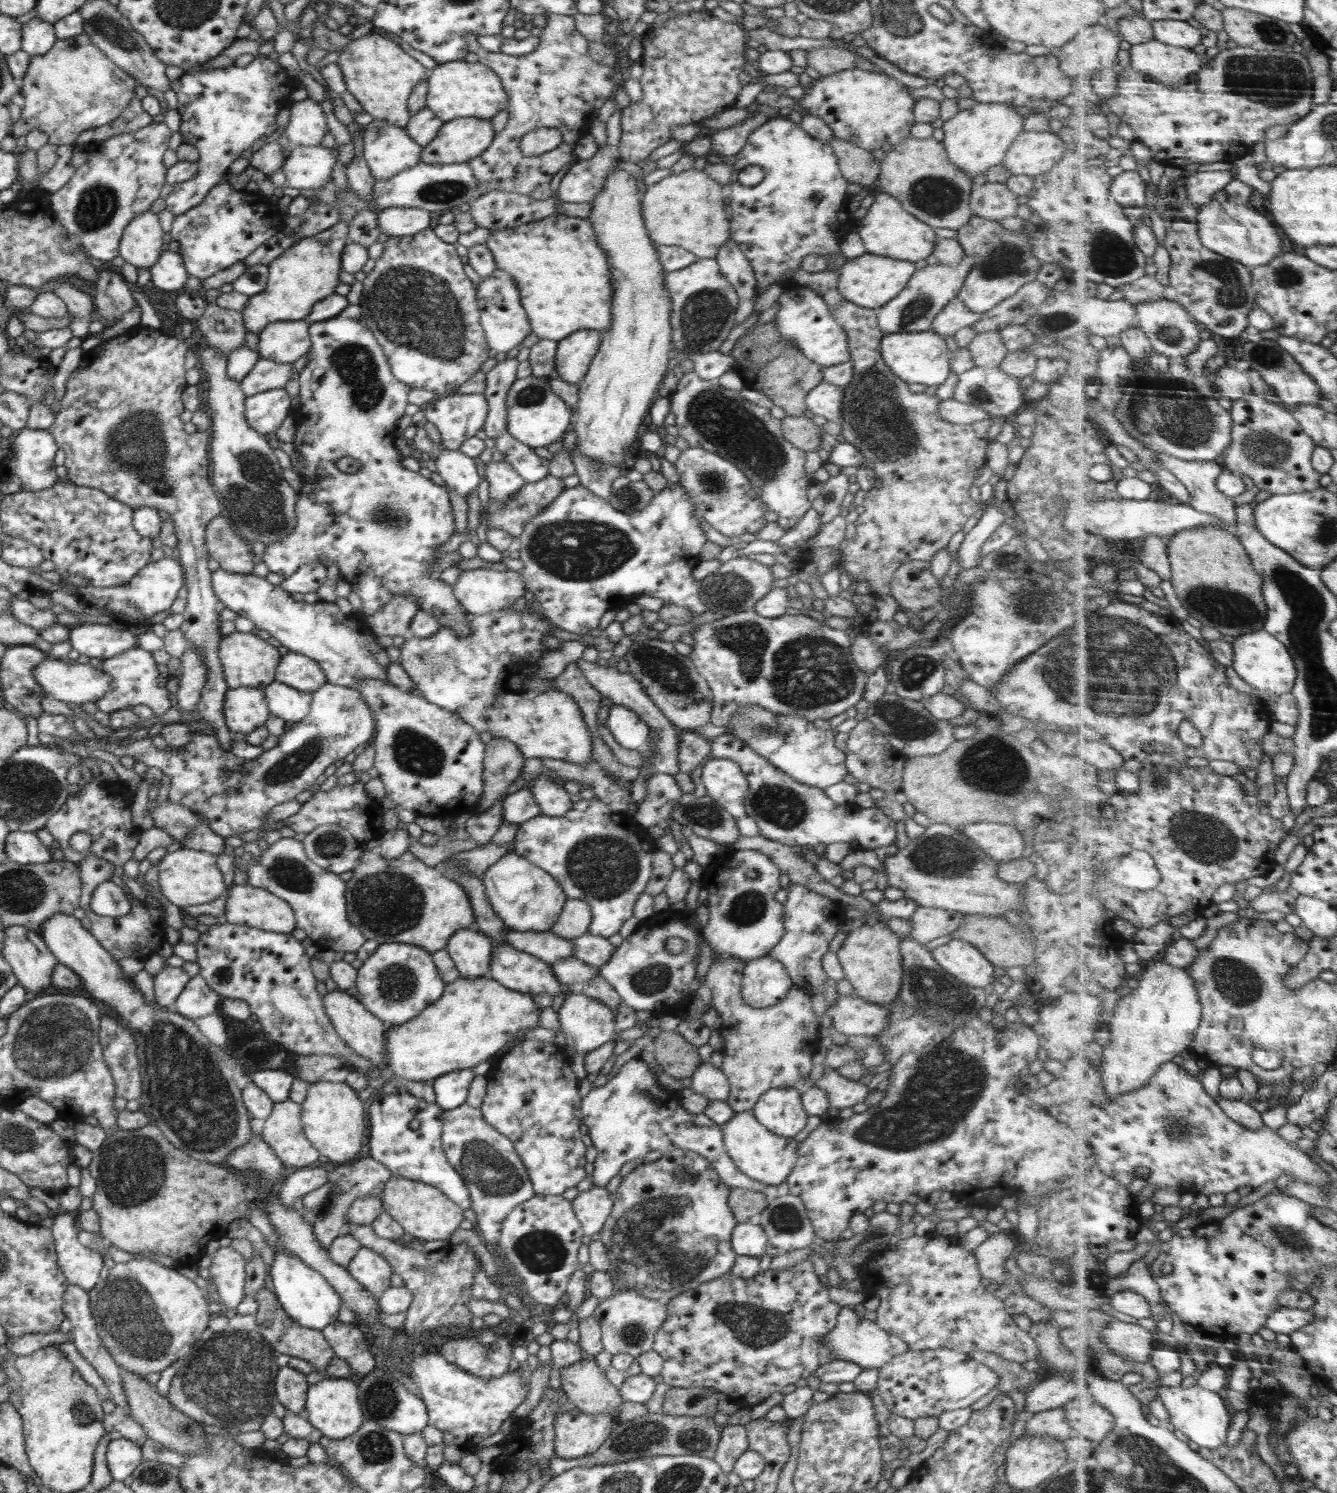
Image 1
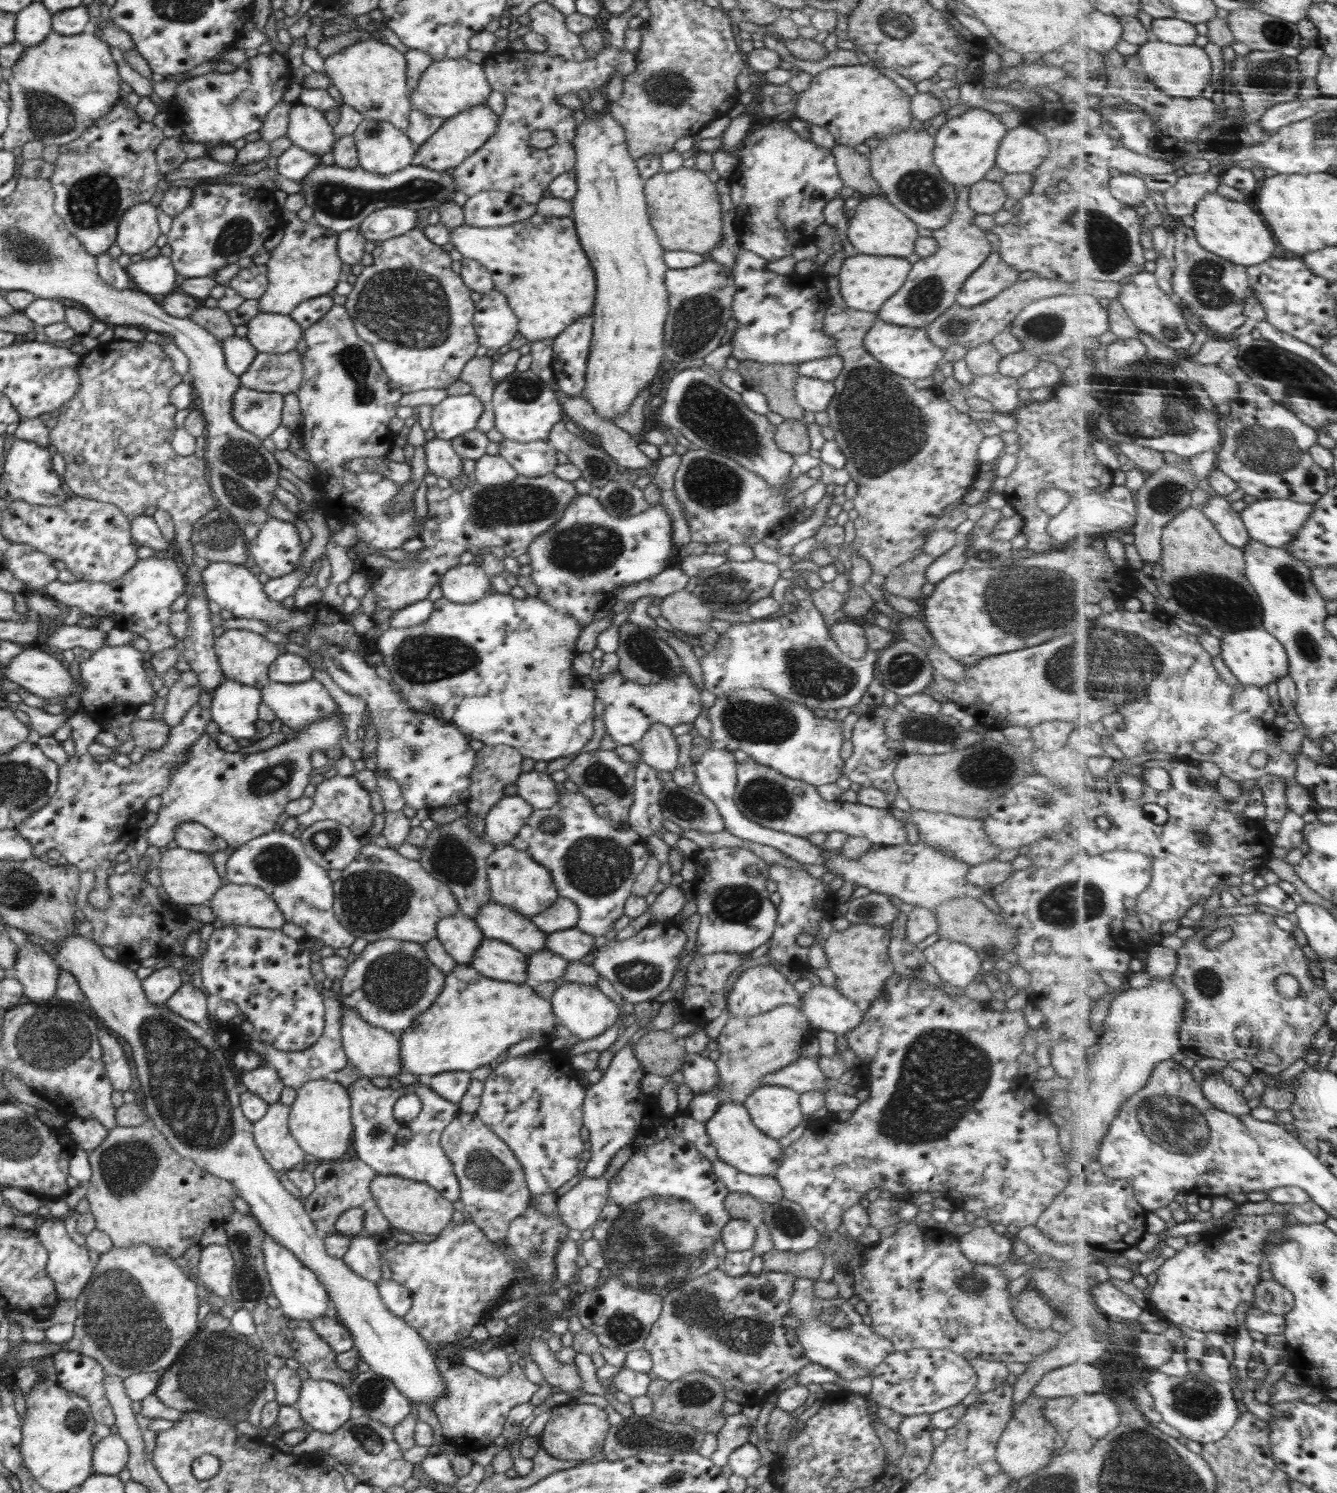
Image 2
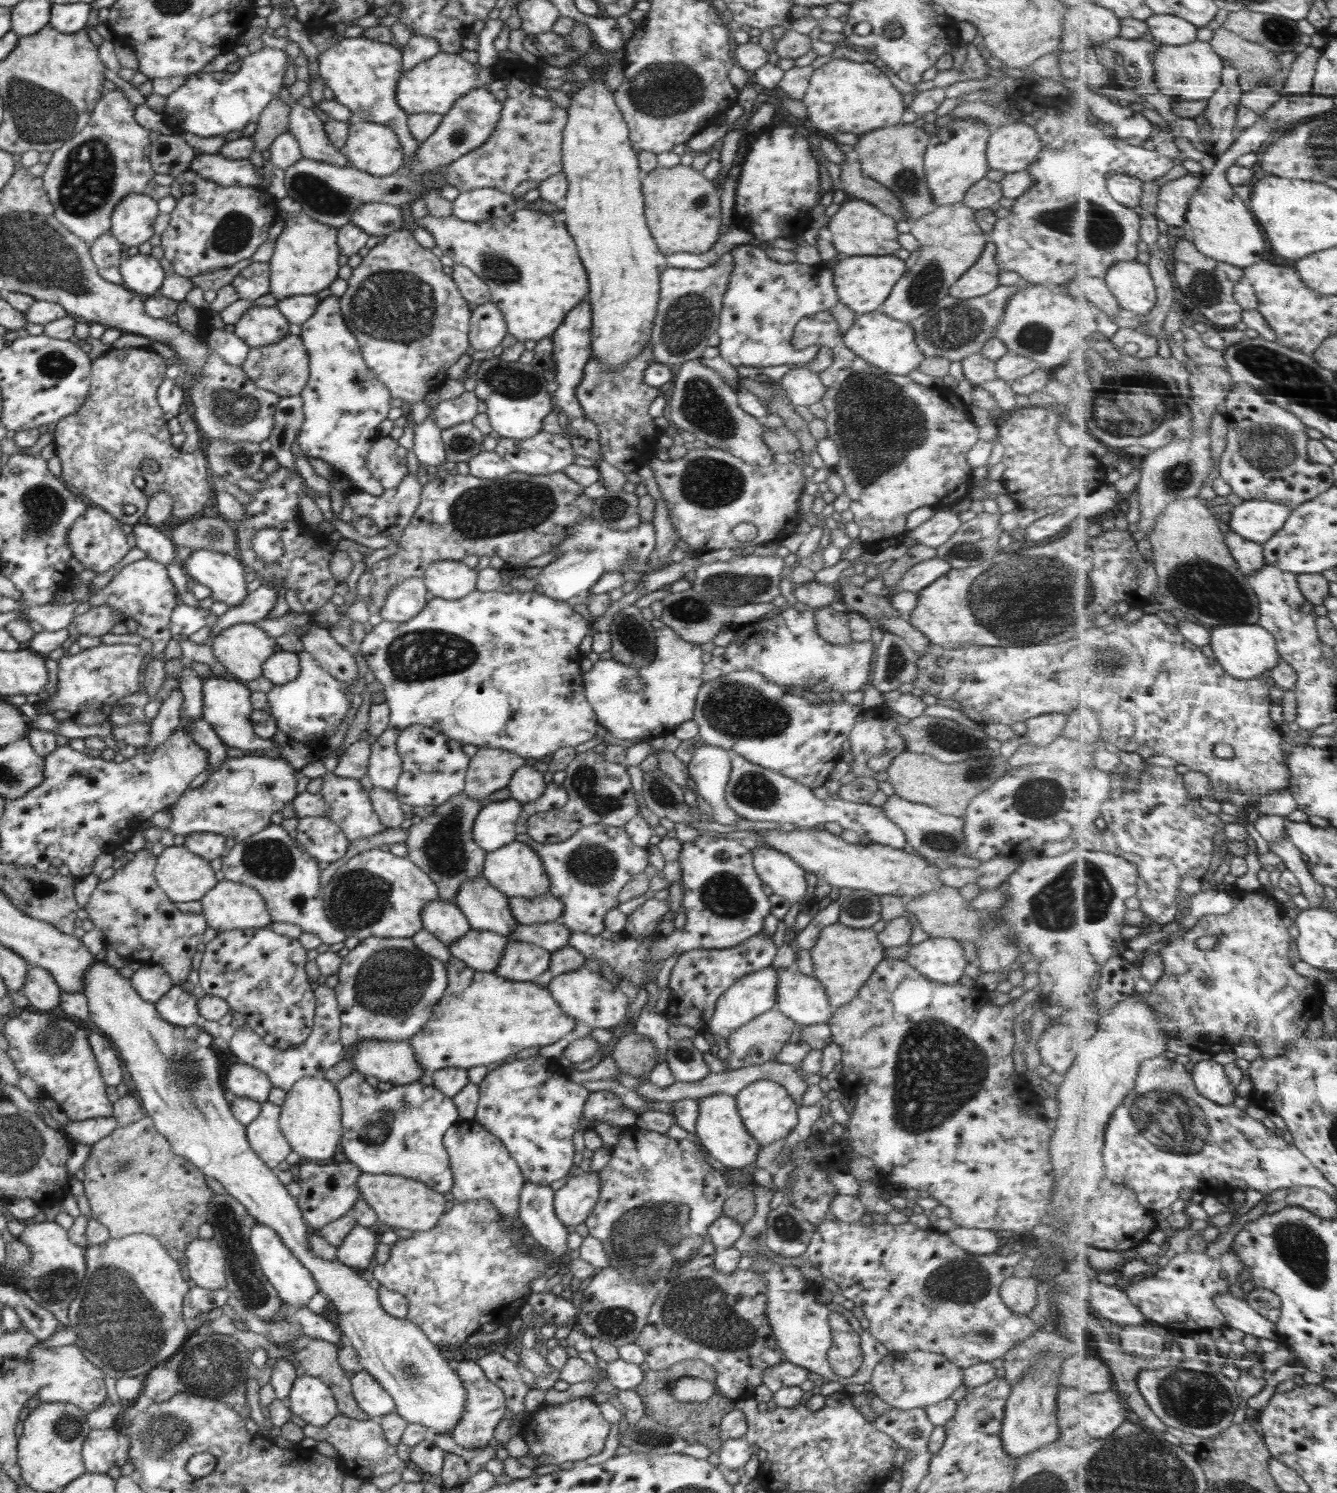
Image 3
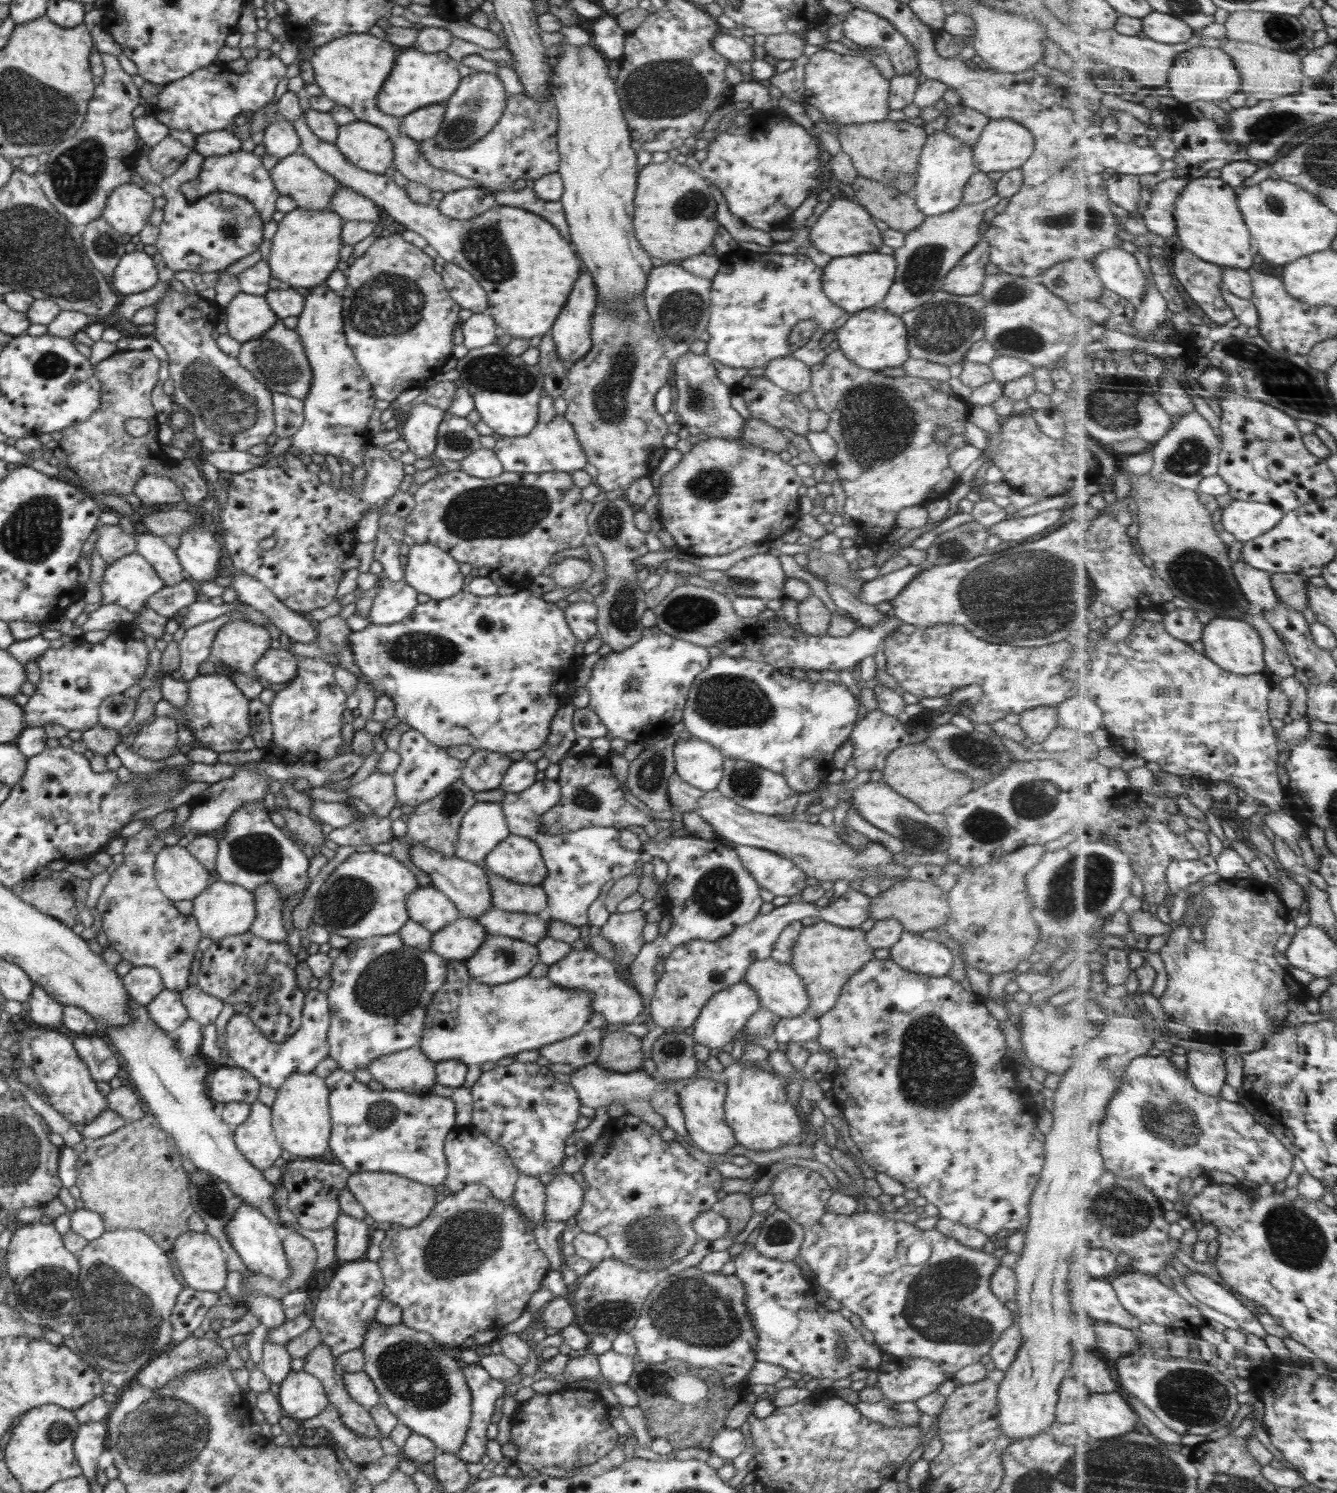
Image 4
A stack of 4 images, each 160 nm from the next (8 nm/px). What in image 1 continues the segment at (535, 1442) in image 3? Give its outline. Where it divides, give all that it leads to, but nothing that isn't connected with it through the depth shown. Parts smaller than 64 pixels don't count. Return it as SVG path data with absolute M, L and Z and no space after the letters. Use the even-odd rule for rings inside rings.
M571 1408L554 1419L554 1450L558 1458L589 1455L608 1438L615 1420L608 1413L589 1415Z

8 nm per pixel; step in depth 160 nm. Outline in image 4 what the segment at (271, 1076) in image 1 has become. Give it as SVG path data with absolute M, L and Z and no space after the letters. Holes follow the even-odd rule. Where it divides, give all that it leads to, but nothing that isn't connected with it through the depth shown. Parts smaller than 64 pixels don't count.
M223 1064L212 1068L206 1076L206 1089L210 1100L220 1106L224 1103L244 1102L248 1105L258 1101L260 1081L247 1070Z

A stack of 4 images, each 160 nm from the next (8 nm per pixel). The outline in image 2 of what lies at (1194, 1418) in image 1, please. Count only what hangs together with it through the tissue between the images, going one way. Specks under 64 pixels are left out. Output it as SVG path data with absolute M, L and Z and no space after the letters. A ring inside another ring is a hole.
M1156 1369L1150 1374L1148 1380L1147 1389L1154 1396L1156 1408L1163 1414L1164 1421L1175 1427L1184 1436L1198 1441L1202 1445L1222 1440L1243 1415L1238 1408L1238 1400L1234 1396L1234 1386L1231 1383L1216 1381L1202 1371L1197 1374L1190 1372L1188 1376L1170 1376L1170 1374L1164 1374Z

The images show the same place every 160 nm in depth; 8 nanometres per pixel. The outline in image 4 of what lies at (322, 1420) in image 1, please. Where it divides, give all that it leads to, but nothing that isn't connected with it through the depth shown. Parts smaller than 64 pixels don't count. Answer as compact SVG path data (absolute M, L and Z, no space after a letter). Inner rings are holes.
M304 1370L290 1371L279 1384L277 1397L284 1415L299 1422L318 1416L329 1405L321 1380Z

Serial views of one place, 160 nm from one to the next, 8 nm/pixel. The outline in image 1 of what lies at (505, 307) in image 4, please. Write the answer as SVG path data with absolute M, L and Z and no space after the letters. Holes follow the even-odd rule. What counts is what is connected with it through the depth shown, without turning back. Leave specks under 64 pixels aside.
M307 98L290 105L288 125L284 130L290 144L302 148L319 146L328 131L320 103ZM558 213L516 228L493 230L485 245L494 255L496 267L508 273L518 285L521 305L526 311L531 330L538 338L559 341L578 331L578 328L602 332L610 326L613 319L610 265L606 263L604 248L600 248L587 218Z

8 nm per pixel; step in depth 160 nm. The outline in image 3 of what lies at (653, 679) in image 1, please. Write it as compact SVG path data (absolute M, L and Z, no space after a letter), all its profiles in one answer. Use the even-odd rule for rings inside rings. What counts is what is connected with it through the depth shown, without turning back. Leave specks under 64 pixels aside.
M634 604L614 614L608 634L612 639L613 660L632 668L652 664L657 648L656 632Z

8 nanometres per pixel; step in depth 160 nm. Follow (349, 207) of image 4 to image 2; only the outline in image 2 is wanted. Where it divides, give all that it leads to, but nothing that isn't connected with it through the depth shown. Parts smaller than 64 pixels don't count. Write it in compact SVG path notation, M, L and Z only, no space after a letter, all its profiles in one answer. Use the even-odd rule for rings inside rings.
M390 206L371 212L358 226L366 241L380 242L408 232L416 226L417 211Z

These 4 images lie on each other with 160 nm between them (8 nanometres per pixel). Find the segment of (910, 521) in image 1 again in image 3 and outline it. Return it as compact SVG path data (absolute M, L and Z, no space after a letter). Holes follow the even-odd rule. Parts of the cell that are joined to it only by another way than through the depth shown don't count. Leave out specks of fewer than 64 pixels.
M830 311L817 312L816 314L807 316L799 320L792 332L792 346L796 350L801 350L807 348L808 346L820 345L828 347L833 356L832 364L829 367L818 369L817 373L822 381L822 384L826 387L826 394L821 400L821 404L827 410L828 415L825 417L825 425L827 426L827 437L833 440L838 447L838 452L840 455L839 463L834 466L834 470L842 478L846 494L850 498L849 509L854 515L853 520L859 523L861 542L863 544L901 544L906 542L904 534L908 532L906 528L906 516L920 508L921 506L930 506L932 508L936 507L952 507L958 503L962 498L968 496L972 488L972 476L971 472L974 469L967 463L967 452L979 441L977 425L971 418L968 405L953 392L952 389L940 384L938 386L925 386L918 384L918 382L911 380L910 377L906 375L890 374L889 372L884 372L880 370L877 366L866 362L863 358L856 356L854 352L848 348L843 341L843 334L838 333L838 323L832 317Z

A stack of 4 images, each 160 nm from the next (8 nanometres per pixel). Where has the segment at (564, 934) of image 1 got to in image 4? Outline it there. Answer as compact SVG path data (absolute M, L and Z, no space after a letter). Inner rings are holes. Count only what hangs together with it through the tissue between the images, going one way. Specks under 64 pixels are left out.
M478 862L478 865L484 869L486 877L490 881L494 907L506 912L547 913L548 897L541 886L514 884L514 882L502 880L500 876L494 876L484 862Z

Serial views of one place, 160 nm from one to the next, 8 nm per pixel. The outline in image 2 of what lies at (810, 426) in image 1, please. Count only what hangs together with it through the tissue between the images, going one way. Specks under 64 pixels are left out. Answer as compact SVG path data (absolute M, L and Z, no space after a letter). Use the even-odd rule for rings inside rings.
M785 420L776 426L775 443L784 451L804 455L810 450L807 425L798 420Z

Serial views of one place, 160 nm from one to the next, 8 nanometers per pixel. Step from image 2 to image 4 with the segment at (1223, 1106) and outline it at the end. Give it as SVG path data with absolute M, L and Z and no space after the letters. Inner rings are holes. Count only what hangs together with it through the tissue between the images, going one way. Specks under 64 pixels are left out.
M1191 1050L1188 1056L1188 1073L1200 1092L1210 1096L1222 1096L1222 1088L1228 1084L1227 1059L1200 1050Z

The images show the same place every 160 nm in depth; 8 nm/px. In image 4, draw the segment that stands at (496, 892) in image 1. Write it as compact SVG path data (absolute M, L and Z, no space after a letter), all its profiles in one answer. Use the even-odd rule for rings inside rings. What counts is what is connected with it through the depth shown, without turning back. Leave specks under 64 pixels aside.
M517 834L504 837L482 862L494 876L514 884L536 887L546 880L547 870L538 845Z

